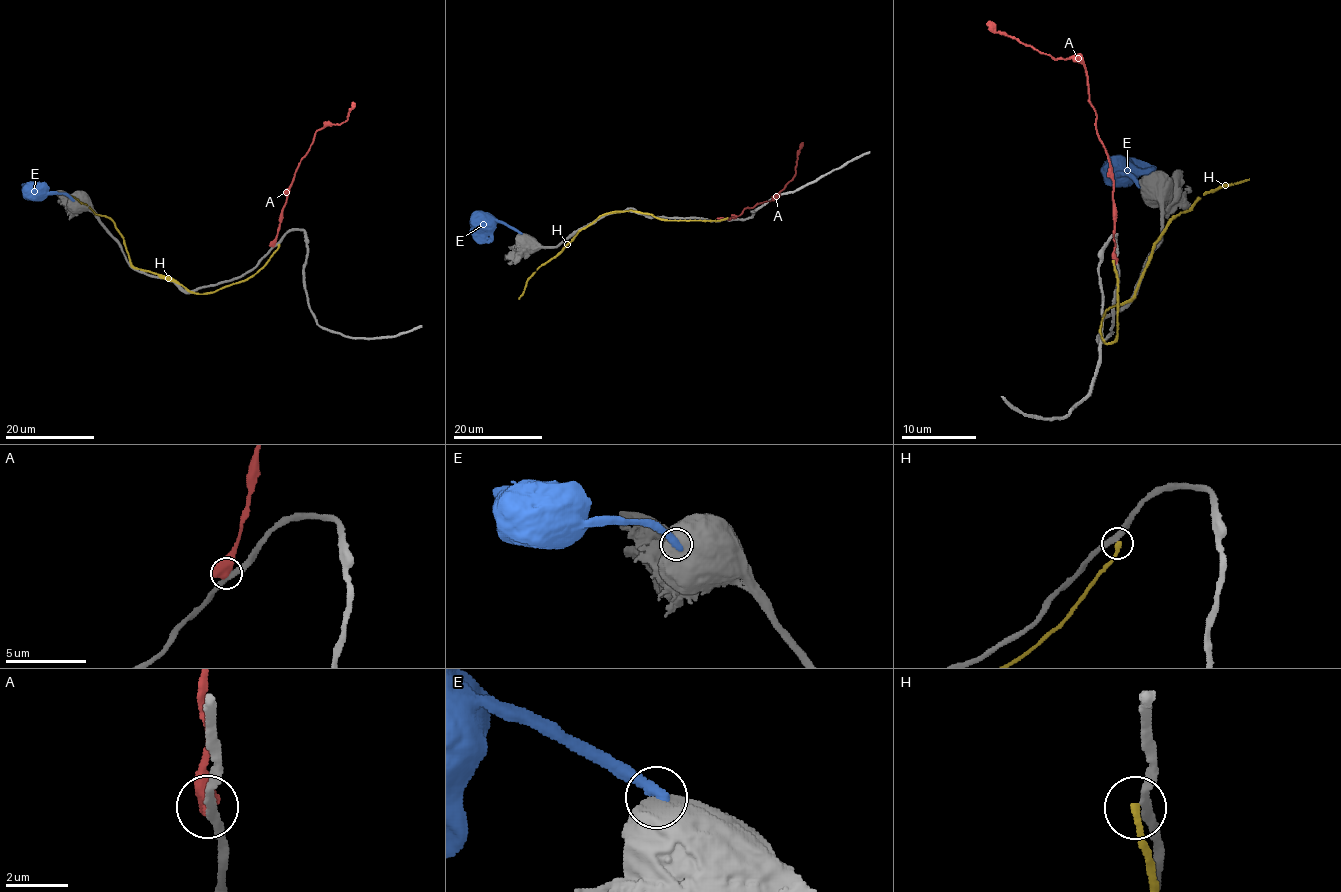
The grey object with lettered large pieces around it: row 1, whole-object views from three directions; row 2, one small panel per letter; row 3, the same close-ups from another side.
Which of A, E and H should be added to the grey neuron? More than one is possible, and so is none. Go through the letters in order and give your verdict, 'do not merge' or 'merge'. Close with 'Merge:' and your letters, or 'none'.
A: do not merge
E: do not merge
H: do not merge
Merge: none

